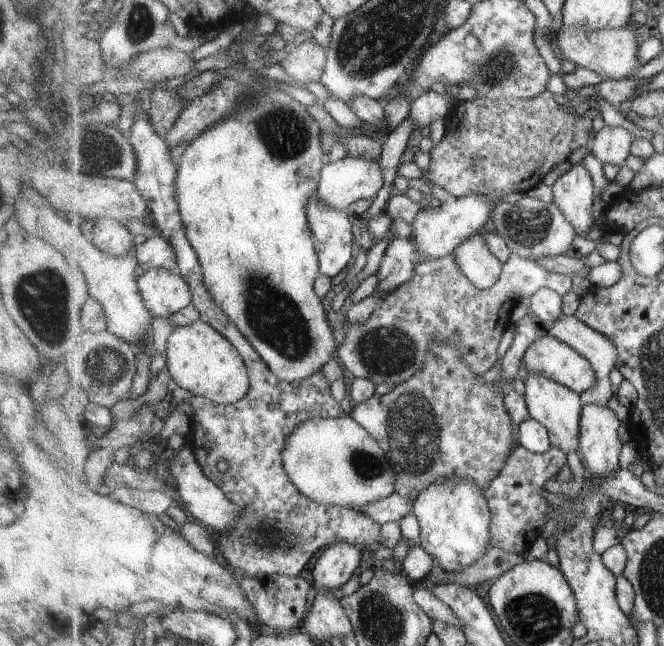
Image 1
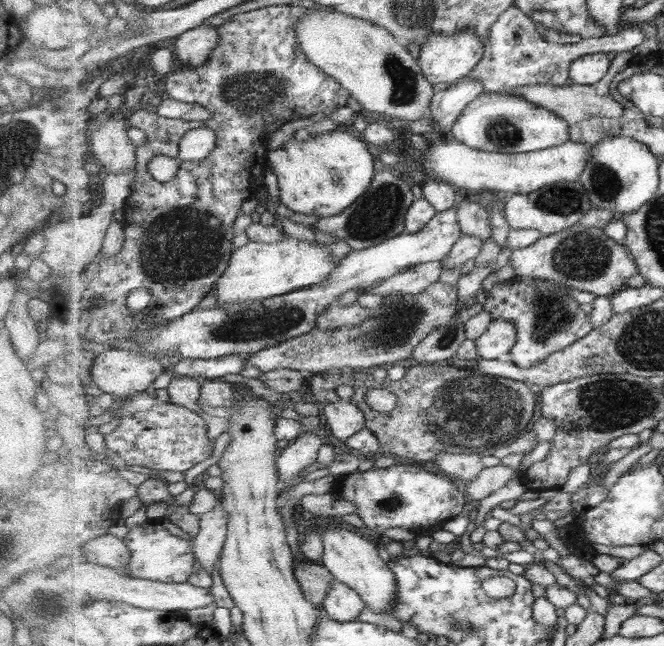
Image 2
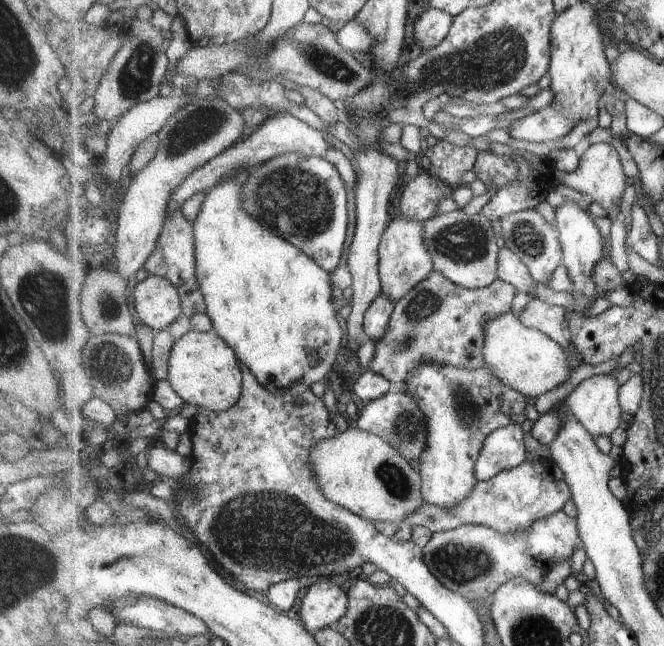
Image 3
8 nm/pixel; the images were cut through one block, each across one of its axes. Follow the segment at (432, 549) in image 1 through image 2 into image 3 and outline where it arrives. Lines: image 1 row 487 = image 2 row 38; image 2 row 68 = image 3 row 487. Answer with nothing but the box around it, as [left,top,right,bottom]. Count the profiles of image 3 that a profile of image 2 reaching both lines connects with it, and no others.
[403,362,528,510]

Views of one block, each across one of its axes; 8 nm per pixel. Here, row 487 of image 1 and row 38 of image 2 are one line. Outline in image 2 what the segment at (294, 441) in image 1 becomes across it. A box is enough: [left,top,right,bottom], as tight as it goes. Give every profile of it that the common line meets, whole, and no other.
[299,8,434,121]

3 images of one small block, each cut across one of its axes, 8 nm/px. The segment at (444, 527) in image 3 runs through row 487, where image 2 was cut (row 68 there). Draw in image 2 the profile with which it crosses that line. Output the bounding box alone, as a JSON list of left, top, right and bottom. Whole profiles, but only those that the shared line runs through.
[467,6,645,93]

